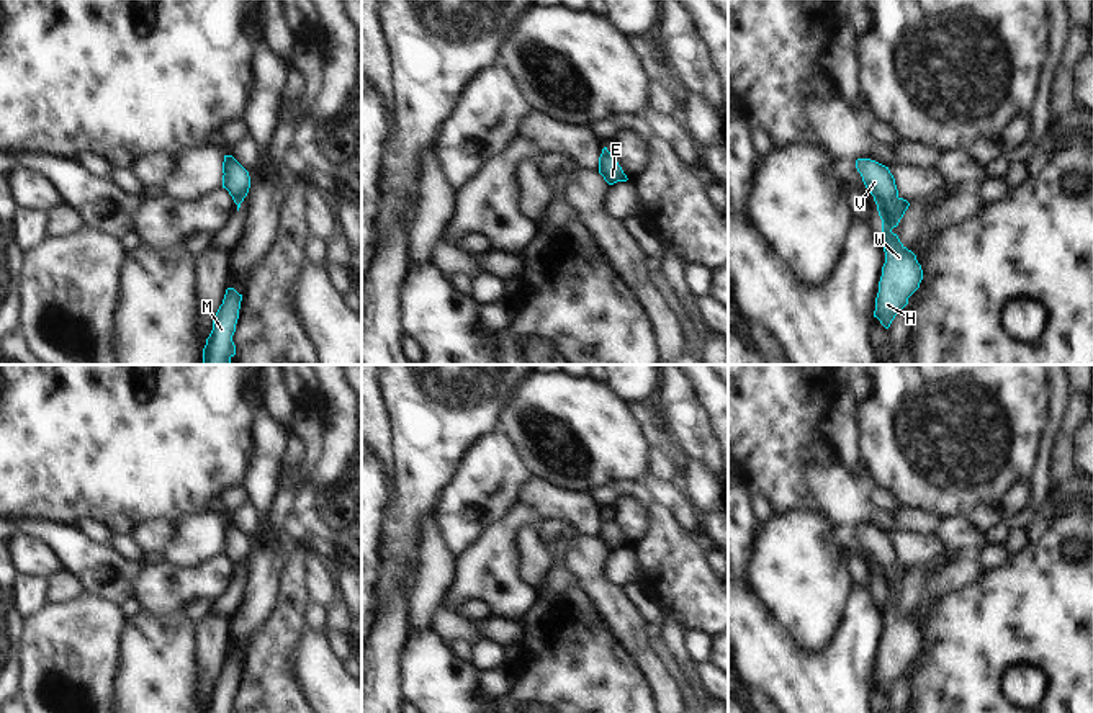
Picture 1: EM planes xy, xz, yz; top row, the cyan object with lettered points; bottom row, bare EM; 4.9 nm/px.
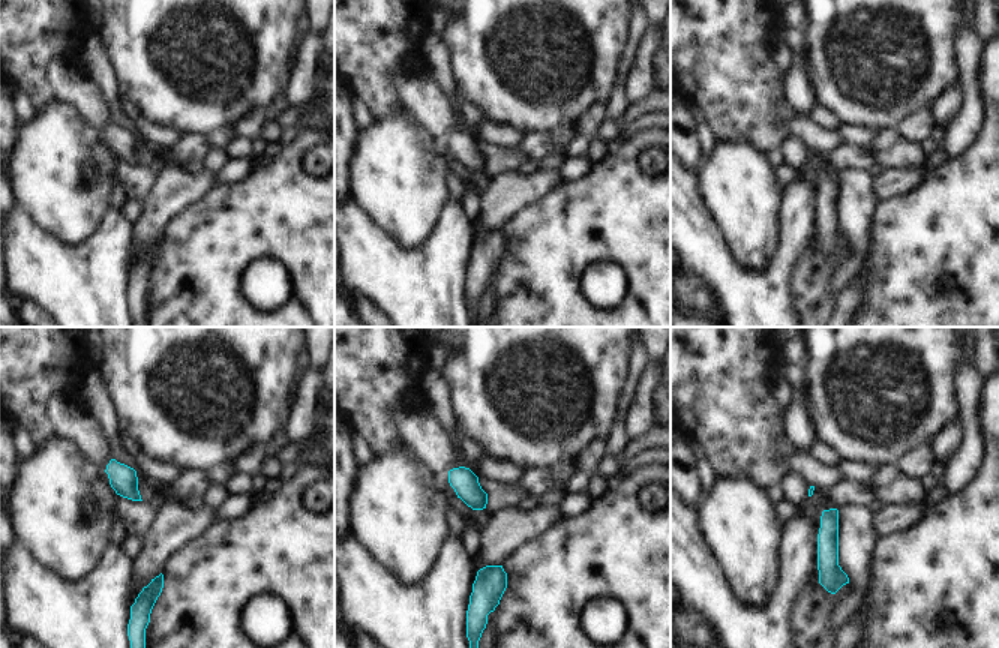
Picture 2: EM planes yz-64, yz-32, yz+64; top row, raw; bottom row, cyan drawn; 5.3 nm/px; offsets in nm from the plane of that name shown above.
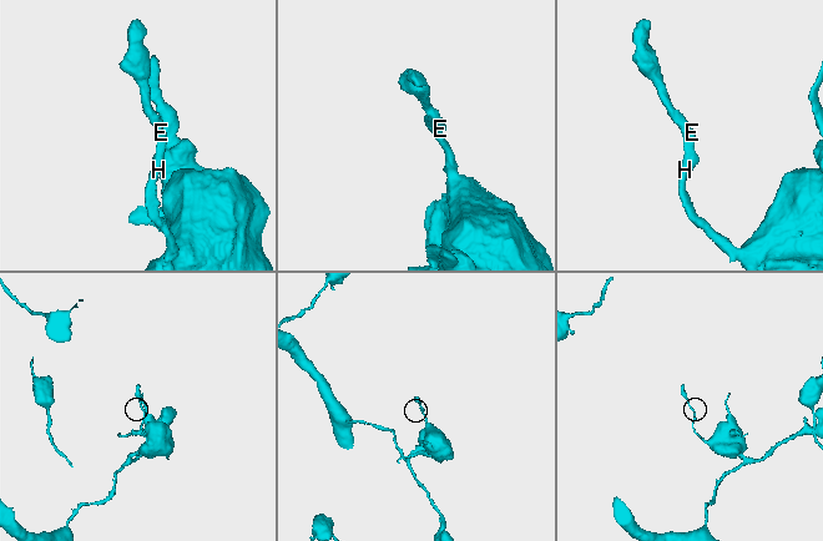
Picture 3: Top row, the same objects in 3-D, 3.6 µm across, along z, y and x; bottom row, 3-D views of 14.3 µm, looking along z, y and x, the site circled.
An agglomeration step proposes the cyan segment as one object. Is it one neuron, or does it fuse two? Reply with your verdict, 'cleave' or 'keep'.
keep

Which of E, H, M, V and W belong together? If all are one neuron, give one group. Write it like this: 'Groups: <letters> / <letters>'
Groups: E H M V W.

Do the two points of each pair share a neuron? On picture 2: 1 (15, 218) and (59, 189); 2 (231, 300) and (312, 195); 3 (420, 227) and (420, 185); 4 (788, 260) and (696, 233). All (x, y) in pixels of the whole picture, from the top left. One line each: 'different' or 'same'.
1: different
2: same
3: same
4: same

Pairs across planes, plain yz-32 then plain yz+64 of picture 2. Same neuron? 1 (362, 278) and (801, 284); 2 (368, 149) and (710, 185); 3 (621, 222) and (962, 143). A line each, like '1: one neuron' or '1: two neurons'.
1: two neurons
2: one neuron
3: two neurons

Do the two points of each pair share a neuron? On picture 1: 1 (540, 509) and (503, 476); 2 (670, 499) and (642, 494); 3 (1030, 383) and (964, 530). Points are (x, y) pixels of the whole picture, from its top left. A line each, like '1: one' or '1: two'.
1: two
2: two
3: two

